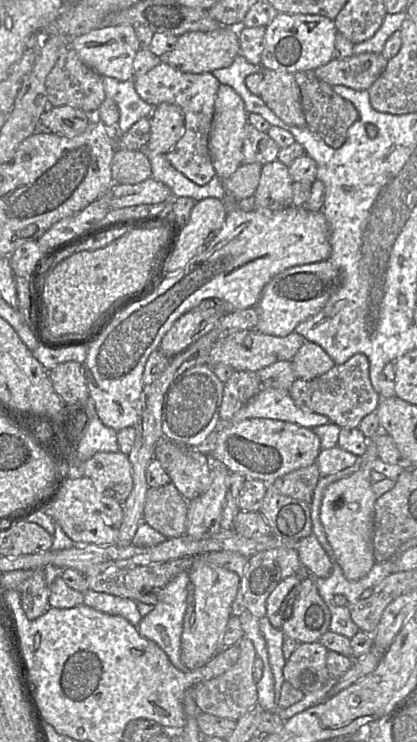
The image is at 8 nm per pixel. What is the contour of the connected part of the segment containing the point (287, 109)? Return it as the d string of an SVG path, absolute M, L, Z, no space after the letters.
M262 69L259 96L286 124L307 126L301 102L301 91L295 75L285 71Z

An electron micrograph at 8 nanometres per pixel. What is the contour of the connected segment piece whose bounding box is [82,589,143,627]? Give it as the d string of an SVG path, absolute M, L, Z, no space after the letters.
M90 589L82 593L84 605L106 614L121 616L136 627L143 618L138 611L136 601L133 599L96 592Z

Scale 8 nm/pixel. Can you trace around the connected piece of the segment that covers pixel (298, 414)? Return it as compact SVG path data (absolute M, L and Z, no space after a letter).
M274 388L262 389L235 413L229 423L255 418L286 421L311 429L333 424L326 416L300 408L290 396L289 390Z

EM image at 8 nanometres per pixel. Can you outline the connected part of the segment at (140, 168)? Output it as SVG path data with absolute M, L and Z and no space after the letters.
M115 150L111 163L114 184L137 184L152 176L152 166L145 151Z

